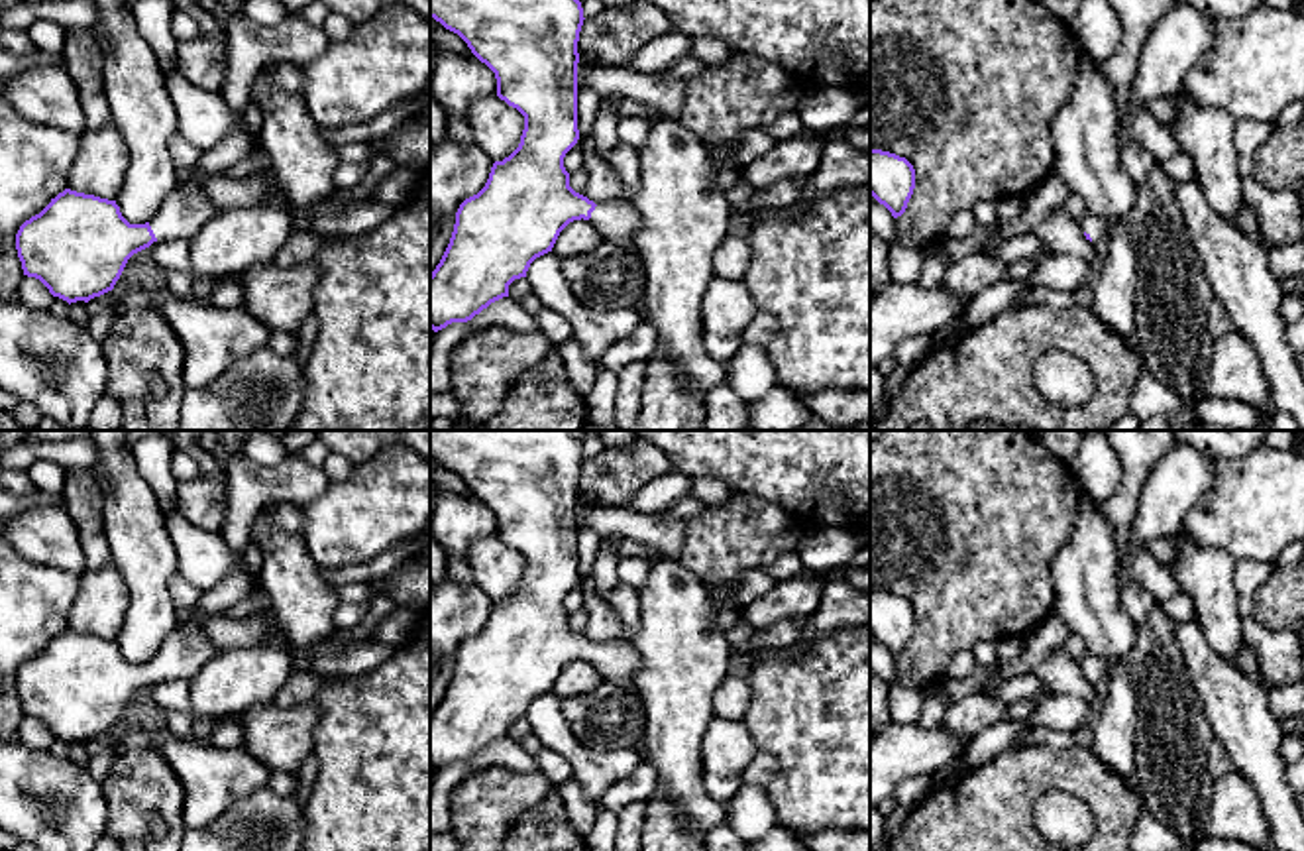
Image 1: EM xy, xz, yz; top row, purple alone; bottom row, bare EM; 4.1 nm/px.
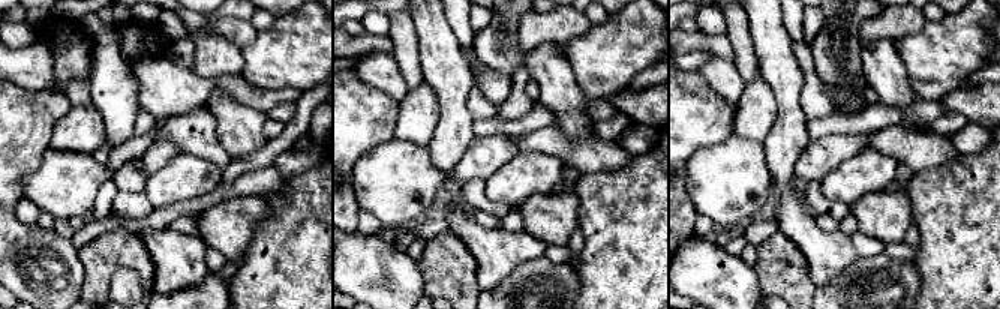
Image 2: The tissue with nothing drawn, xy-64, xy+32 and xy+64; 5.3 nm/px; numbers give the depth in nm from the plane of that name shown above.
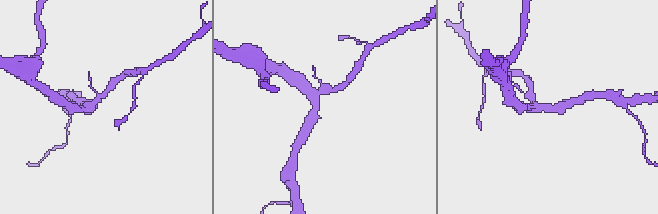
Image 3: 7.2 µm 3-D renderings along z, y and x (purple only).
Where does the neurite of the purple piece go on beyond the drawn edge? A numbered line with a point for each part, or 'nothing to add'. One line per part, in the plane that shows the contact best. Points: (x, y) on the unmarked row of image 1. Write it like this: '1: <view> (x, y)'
1: xy (183, 653)

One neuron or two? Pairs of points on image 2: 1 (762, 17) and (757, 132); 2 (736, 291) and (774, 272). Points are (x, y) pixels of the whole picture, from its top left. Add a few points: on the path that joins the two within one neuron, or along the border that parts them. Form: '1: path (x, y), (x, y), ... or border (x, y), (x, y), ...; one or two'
1: border (759, 72), (778, 105); two
2: border (751, 266), (762, 293); two

